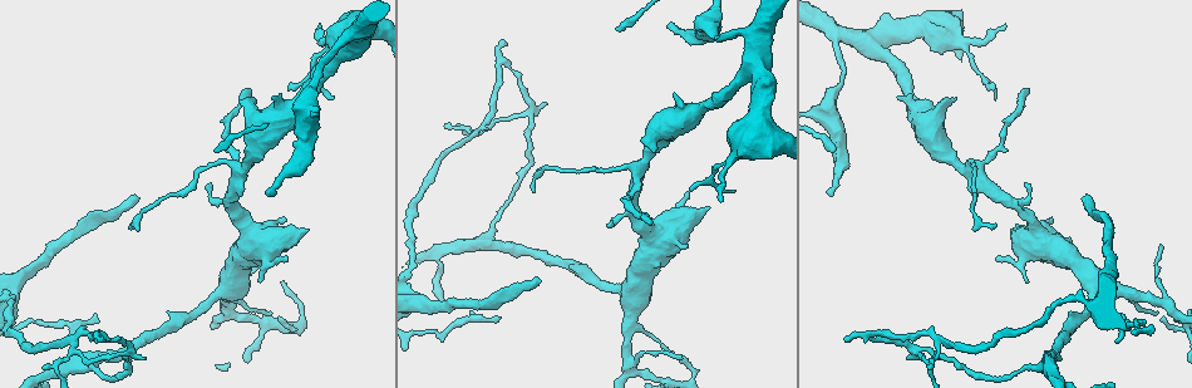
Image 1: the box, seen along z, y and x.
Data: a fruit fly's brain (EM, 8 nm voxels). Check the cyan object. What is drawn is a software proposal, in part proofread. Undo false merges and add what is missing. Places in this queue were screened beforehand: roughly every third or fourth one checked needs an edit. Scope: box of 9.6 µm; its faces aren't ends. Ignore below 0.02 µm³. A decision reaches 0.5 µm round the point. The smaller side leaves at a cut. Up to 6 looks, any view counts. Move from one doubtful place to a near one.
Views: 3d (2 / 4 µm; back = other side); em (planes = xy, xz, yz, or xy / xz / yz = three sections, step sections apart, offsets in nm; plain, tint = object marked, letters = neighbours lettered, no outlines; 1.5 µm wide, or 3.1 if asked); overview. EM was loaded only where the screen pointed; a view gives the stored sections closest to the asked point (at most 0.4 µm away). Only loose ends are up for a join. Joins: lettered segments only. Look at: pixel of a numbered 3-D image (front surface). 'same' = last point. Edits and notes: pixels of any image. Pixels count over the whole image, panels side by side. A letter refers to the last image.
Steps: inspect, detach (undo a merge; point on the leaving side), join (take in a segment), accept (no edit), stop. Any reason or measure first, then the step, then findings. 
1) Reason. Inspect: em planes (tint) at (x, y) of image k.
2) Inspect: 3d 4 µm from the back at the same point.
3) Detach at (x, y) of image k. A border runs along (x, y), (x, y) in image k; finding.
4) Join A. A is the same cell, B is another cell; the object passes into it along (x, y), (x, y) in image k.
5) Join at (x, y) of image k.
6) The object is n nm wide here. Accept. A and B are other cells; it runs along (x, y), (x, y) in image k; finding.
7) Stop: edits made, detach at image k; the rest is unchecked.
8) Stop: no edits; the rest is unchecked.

Branch point. Inspect: 3d 2 µm at (489, 240) of image 1.

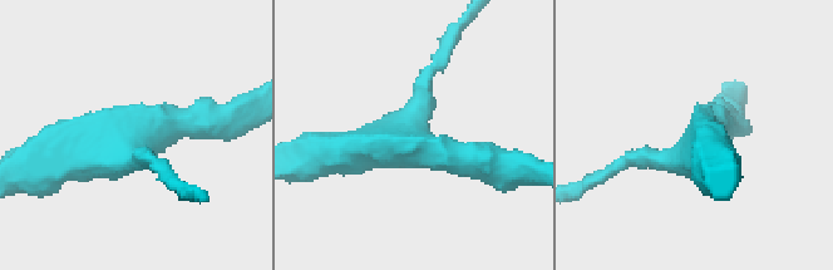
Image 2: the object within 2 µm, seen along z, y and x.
3 arms meet here. Inspect: em yz step 4 (tint) at (130, 145) of image 2.

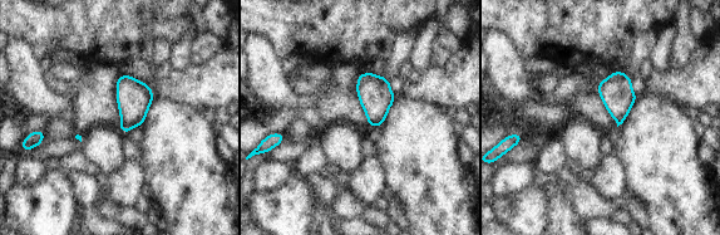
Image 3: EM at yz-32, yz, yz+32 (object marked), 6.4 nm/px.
Inspect: em yz step 4 (letters) at the same point.

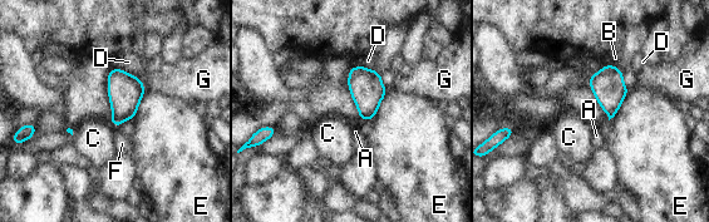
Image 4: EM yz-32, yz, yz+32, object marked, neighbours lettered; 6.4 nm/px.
Accept. A, B, C, D, E, F and G are other cells; a border runs along (109, 121), (116, 127) in image 4; all the same neuron.

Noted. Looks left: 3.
Touches itself. Inspect: em yz step 4 (tint) at (478, 131) of image 1.

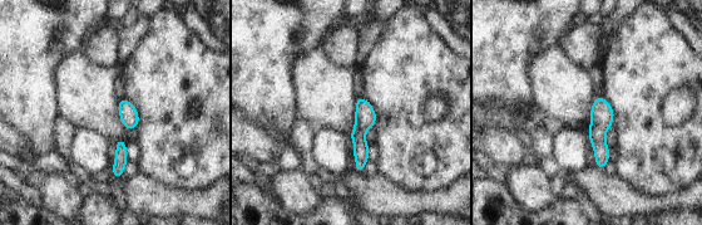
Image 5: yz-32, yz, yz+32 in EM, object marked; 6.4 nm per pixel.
Another direction. Inspect: em planes (tint) at the same point.

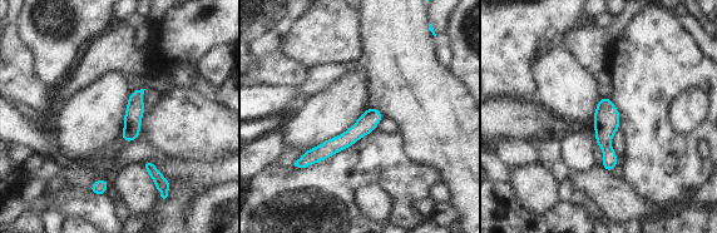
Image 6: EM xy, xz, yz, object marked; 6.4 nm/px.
See the neighbours. Inspect: em planes (letters) at the same point.

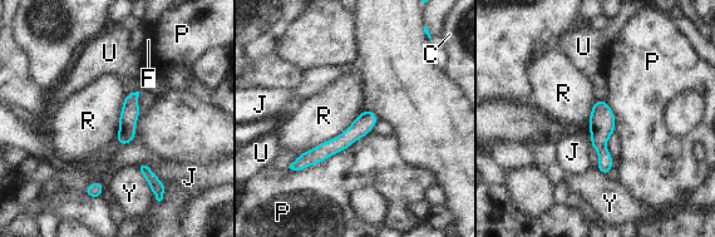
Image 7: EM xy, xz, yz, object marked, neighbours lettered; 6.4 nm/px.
Accept. C, F, J, P, R, U and Y are other cells; one neuron here.

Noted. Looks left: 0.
Stop: no edits; the rest is unchecked.

